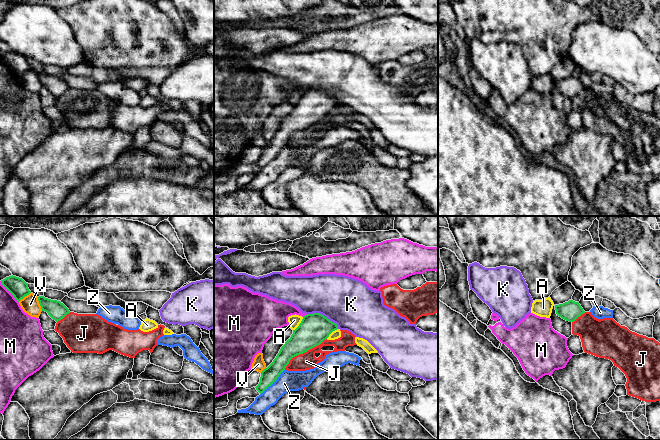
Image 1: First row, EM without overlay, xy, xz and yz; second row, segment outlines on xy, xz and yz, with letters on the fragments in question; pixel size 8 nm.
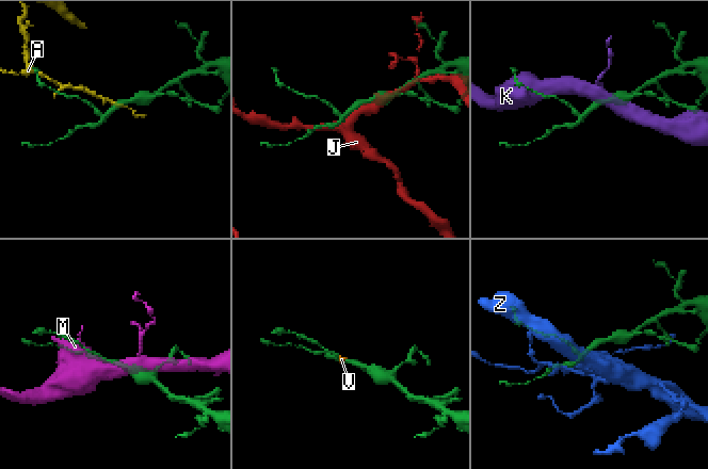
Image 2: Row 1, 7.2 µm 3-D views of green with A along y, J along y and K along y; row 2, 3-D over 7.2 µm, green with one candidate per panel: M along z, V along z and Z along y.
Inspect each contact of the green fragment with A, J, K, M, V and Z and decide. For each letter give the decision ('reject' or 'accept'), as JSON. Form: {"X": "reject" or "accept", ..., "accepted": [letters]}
{"A": "reject", "J": "reject", "K": "reject", "M": "reject", "V": "reject", "Z": "reject", "accepted": []}

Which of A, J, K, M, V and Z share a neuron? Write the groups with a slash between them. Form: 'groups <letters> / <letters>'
groups A V / J / K / M / Z

